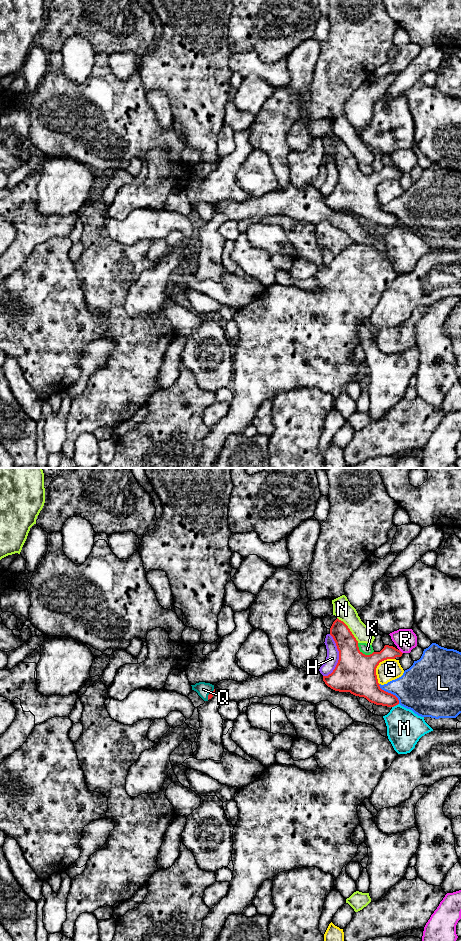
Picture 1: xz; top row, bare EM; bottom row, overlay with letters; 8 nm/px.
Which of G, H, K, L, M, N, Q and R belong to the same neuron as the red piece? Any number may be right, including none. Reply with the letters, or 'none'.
Q

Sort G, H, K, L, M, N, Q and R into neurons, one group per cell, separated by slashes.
G / H / K / L / M / N / Q / R

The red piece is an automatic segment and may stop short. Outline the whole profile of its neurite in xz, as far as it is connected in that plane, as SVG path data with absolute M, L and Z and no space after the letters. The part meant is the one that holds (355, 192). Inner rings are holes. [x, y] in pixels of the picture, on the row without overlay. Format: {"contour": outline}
{"contour": "M338 138L330 148L330 155L339 171L339 180L333 192L323 196L325 204L335 211L364 217L376 225L398 225L399 220L395 215L380 208L376 188L380 182L401 177L403 173L393 166L385 165L380 172L363 174L348 146Z"}

